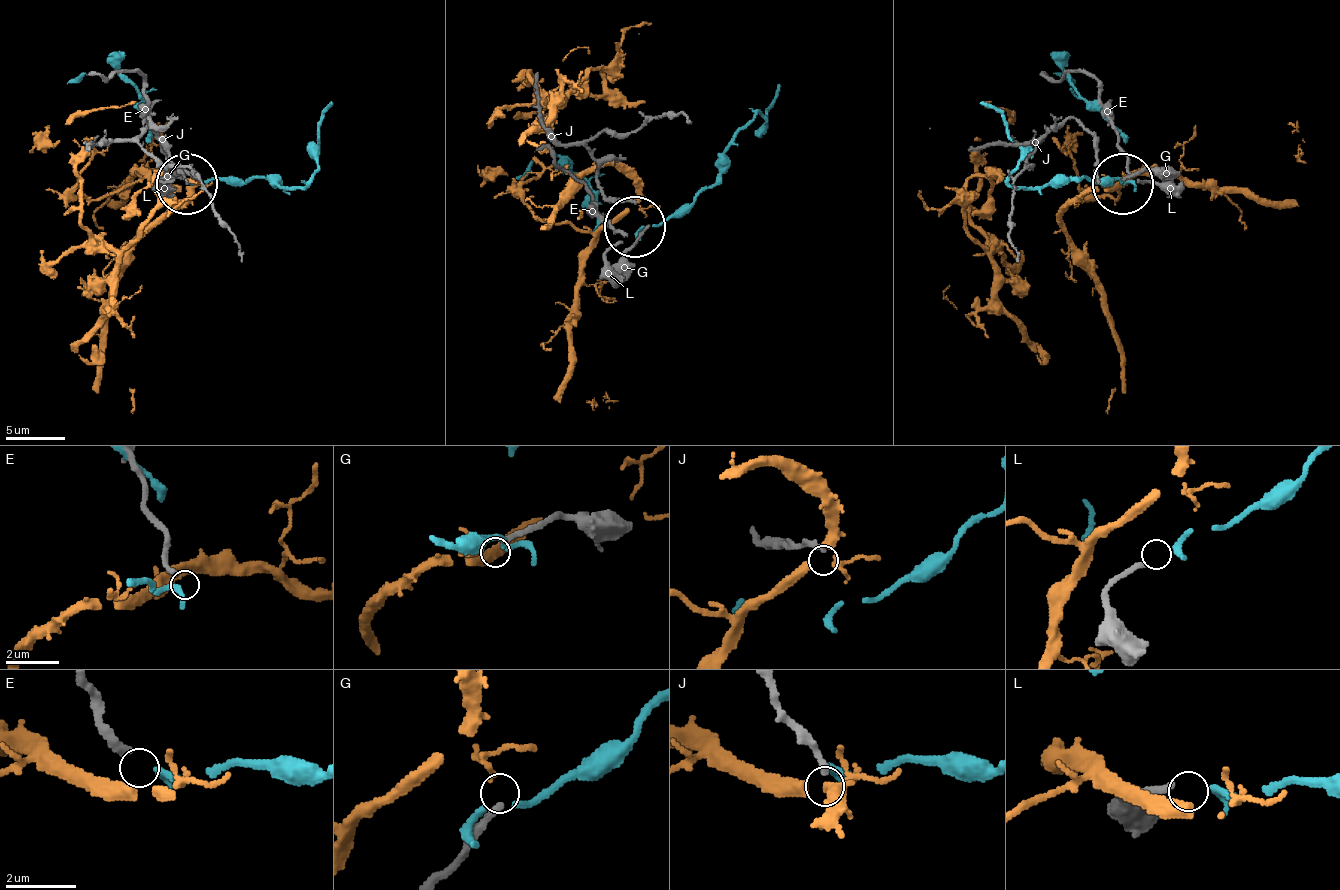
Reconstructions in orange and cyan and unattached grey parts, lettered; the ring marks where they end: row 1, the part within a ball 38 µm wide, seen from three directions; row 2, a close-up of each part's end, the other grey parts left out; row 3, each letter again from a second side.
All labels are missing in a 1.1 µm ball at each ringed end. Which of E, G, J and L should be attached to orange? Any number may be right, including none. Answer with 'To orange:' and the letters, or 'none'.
To orange: none

